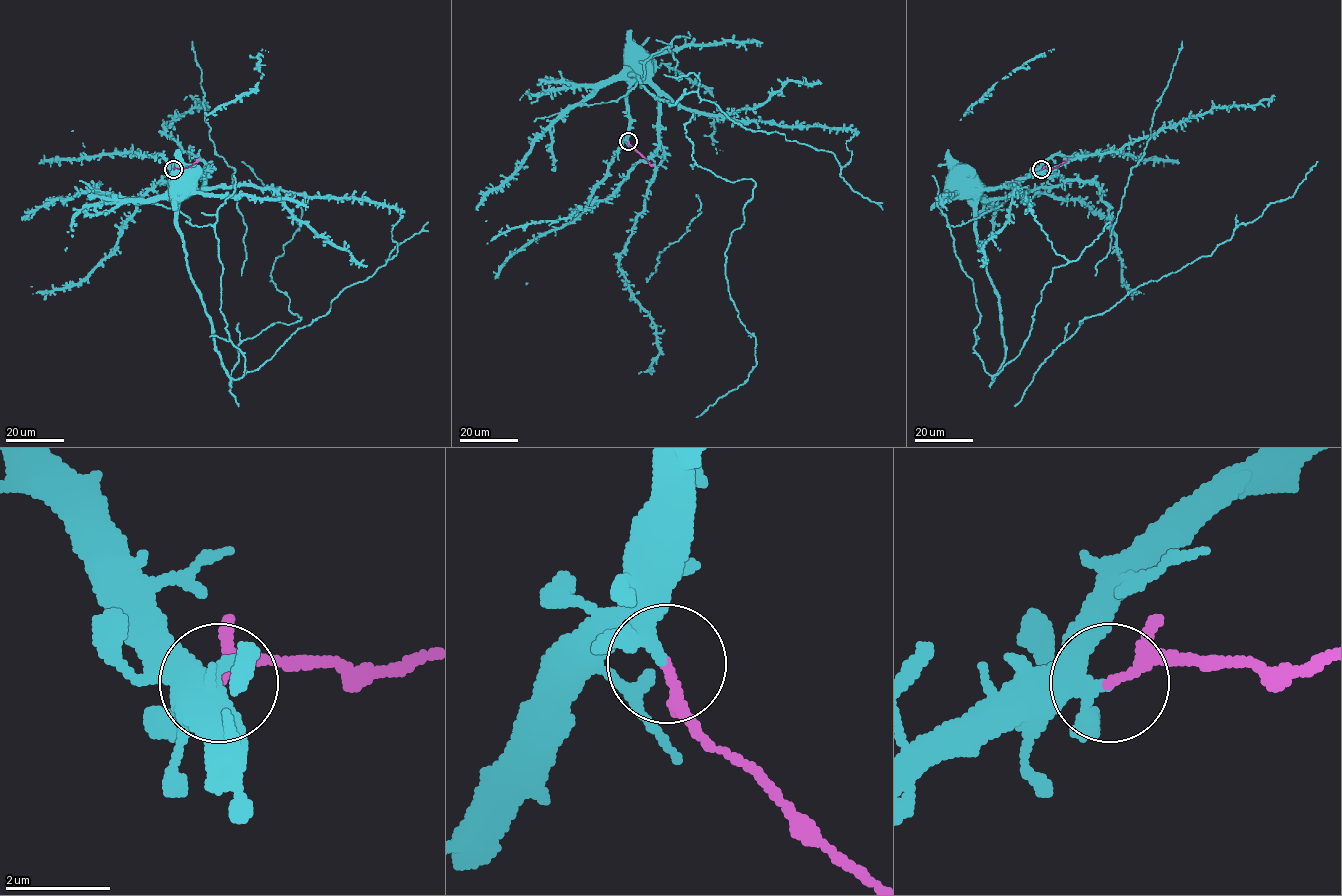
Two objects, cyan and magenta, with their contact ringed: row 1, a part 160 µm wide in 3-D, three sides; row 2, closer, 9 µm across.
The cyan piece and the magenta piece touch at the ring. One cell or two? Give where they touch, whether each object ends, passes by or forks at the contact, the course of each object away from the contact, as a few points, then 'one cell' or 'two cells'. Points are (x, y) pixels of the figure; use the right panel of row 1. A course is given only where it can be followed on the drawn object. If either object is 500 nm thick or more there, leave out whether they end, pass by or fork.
at (1041, 169); cyan passes by; magenta passes by; cyan runs (1042, 169), (1035, 169), (1023, 180), (1006, 185), (984, 187), (980, 183), (970, 188); magenta runs (1042, 169), (1055, 168), (1066, 158); two cells

